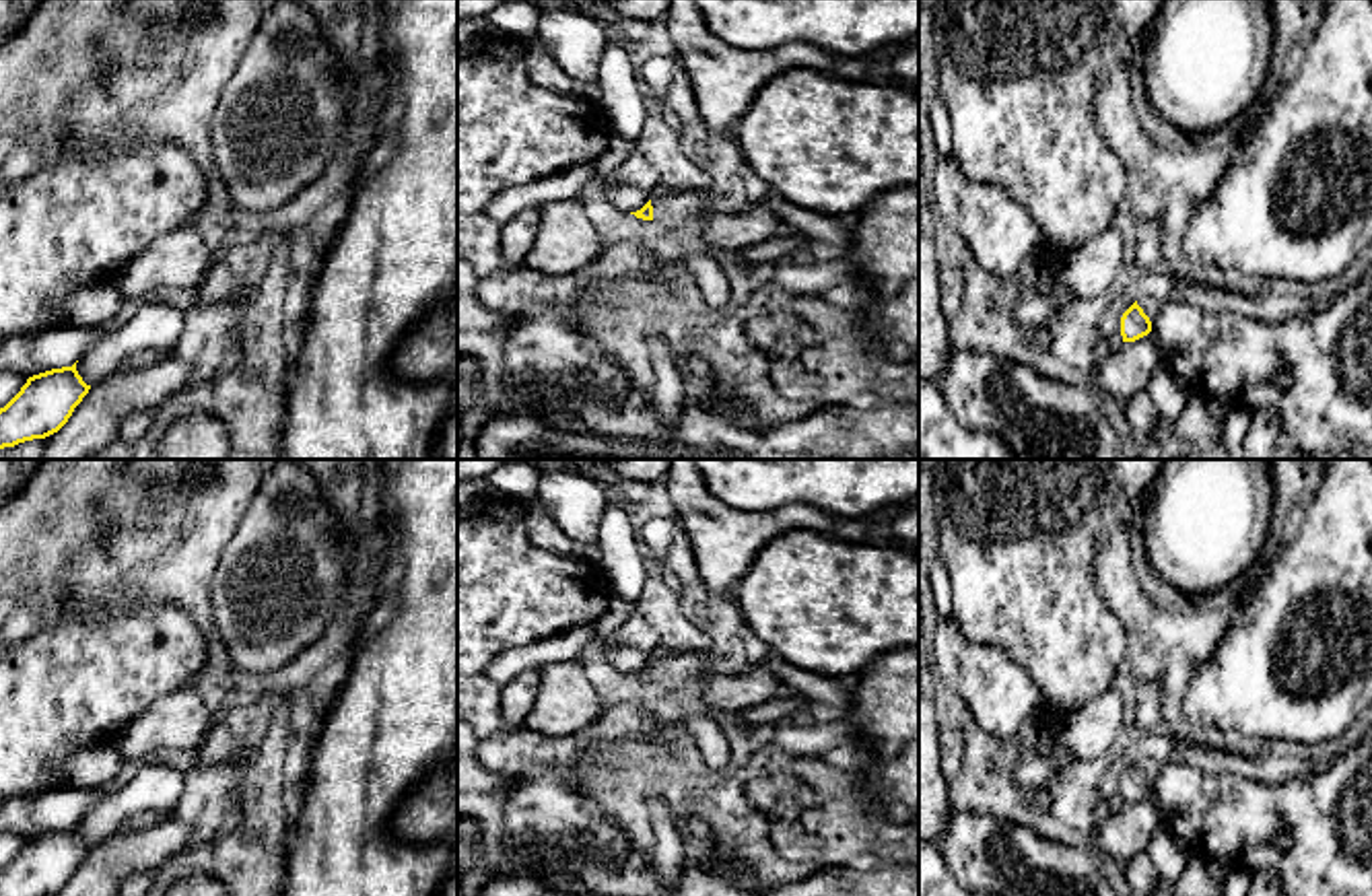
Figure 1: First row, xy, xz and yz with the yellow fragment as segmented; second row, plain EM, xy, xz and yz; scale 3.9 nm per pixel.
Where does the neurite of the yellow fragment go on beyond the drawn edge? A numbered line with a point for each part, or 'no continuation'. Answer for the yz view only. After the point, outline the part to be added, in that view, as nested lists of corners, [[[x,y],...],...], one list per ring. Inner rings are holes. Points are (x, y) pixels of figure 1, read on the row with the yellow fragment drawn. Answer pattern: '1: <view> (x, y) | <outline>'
no continuation

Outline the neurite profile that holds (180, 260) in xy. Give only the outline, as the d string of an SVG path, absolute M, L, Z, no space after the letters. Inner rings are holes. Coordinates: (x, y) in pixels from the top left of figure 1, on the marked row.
M181 227L152 241L113 280L124 299L157 299L196 290L210 270L214 251L202 233Z

